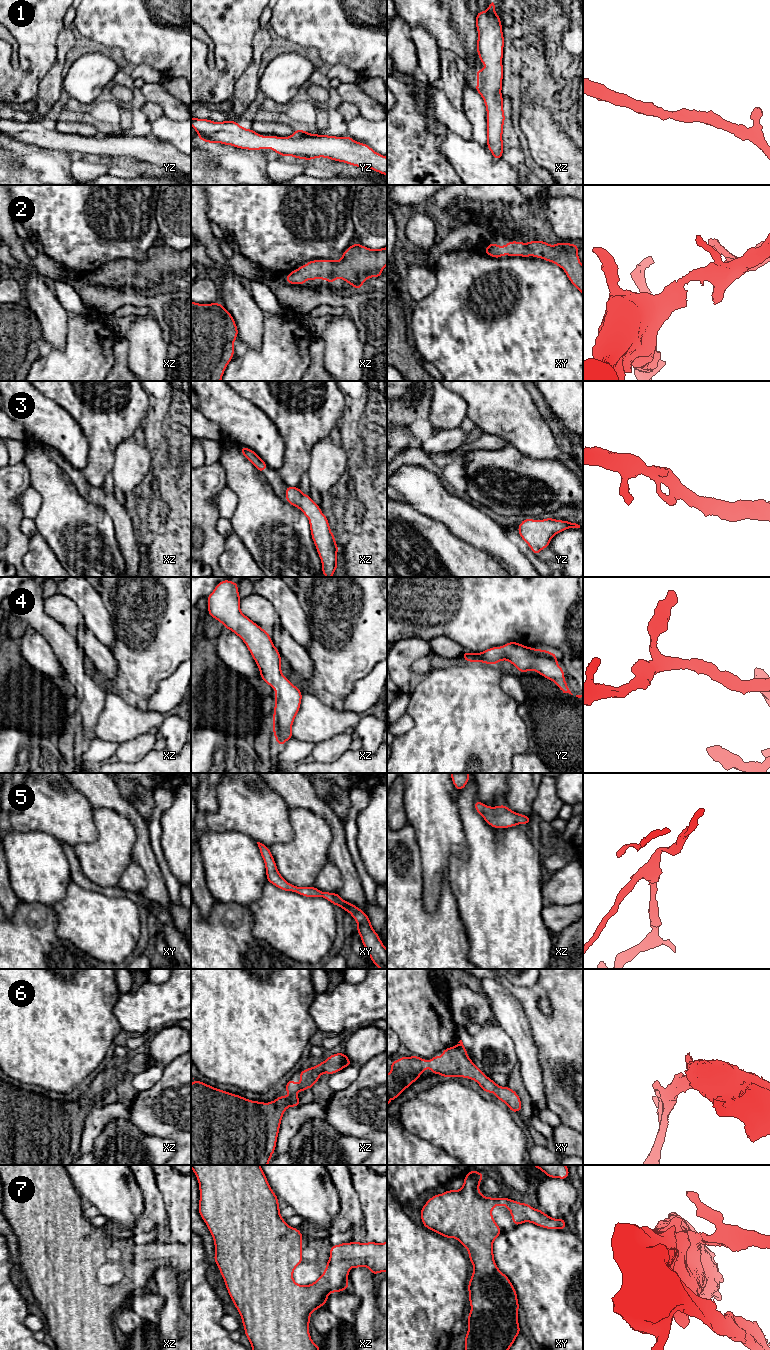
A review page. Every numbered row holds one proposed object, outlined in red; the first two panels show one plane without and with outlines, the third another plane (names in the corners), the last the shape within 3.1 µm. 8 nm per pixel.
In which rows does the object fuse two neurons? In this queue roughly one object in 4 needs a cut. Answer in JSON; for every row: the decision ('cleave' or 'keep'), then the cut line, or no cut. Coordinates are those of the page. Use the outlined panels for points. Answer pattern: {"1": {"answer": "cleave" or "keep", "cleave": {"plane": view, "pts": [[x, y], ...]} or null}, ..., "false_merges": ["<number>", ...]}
{"1": {"answer": "keep", "cleave": null}, "2": {"answer": "keep", "cleave": null}, "3": {"answer": "keep", "cleave": null}, "4": {"answer": "keep", "cleave": null}, "5": {"answer": "keep", "cleave": null}, "6": {"answer": "keep", "cleave": null}, "7": {"answer": "keep", "cleave": null}, "false_merges": []}

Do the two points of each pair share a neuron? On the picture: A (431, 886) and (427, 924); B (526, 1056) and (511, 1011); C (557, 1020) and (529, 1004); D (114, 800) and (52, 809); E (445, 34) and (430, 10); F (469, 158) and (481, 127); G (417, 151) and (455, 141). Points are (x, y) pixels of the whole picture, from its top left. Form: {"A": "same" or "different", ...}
{"A": "different", "B": "same", "C": "same", "D": "different", "E": "same", "F": "different", "G": "different"}

